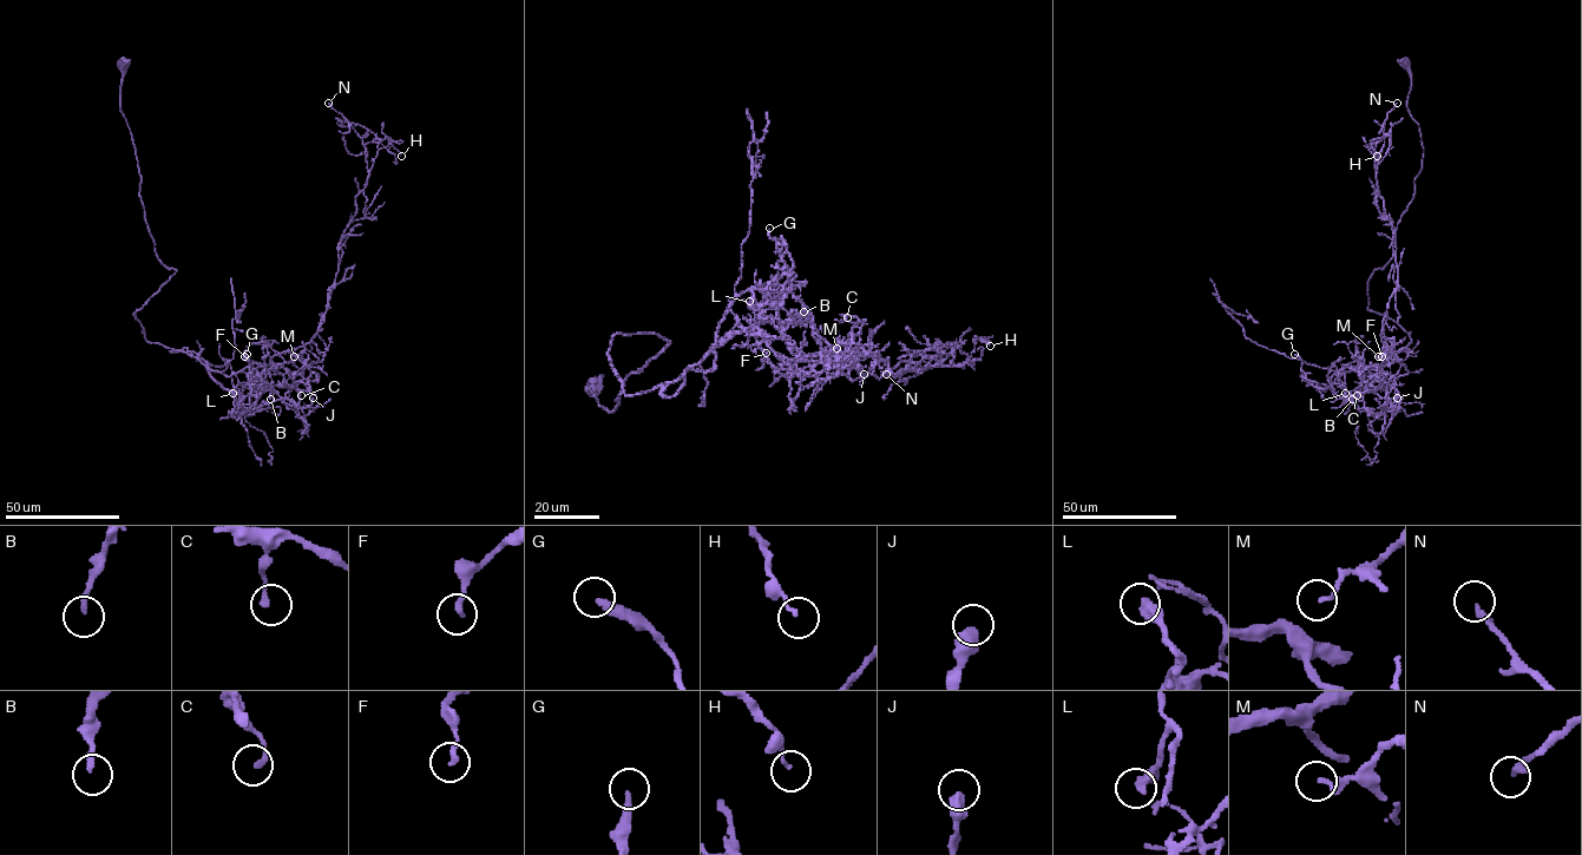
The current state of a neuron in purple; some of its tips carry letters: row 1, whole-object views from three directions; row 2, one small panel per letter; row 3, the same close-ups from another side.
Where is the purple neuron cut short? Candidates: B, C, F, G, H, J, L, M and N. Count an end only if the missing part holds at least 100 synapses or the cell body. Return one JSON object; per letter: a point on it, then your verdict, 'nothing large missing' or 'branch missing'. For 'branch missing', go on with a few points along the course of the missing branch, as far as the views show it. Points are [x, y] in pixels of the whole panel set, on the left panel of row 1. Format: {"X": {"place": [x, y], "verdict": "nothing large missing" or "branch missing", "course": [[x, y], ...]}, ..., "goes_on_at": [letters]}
{"B": {"place": [270, 399], "verdict": "nothing large missing"}, "C": {"place": [301, 395], "verdict": "nothing large missing"}, "F": {"place": [244, 356], "verdict": "nothing large missing"}, "G": {"place": [247, 354], "verdict": "nothing large missing"}, "H": {"place": [401, 156], "verdict": "nothing large missing"}, "J": {"place": [313, 398], "verdict": "nothing large missing"}, "L": {"place": [232, 393], "verdict": "nothing large missing"}, "M": {"place": [294, 356], "verdict": "nothing large missing"}, "N": {"place": [328, 103], "verdict": "nothing large missing"}, "goes_on_at": []}

